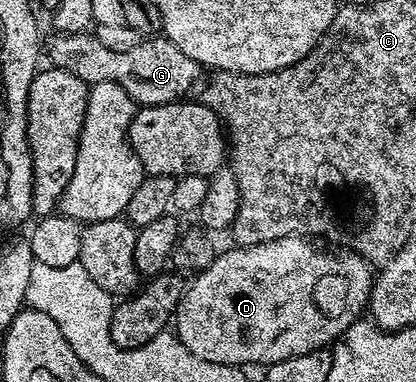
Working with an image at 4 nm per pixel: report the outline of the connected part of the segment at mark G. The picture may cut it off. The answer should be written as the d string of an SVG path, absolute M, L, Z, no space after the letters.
M91 31L61 32L53 35L53 40L46 44L46 56L49 56L51 67L61 68L91 86L98 82L114 82L126 90L126 94L137 105L175 104L196 84L202 73L201 65L194 62L174 42L163 35L156 34L151 38L141 39L138 46L130 50L110 50L102 46Z

